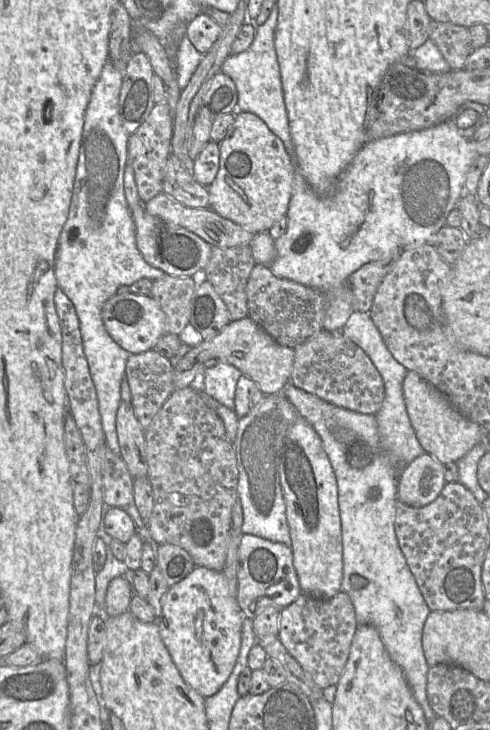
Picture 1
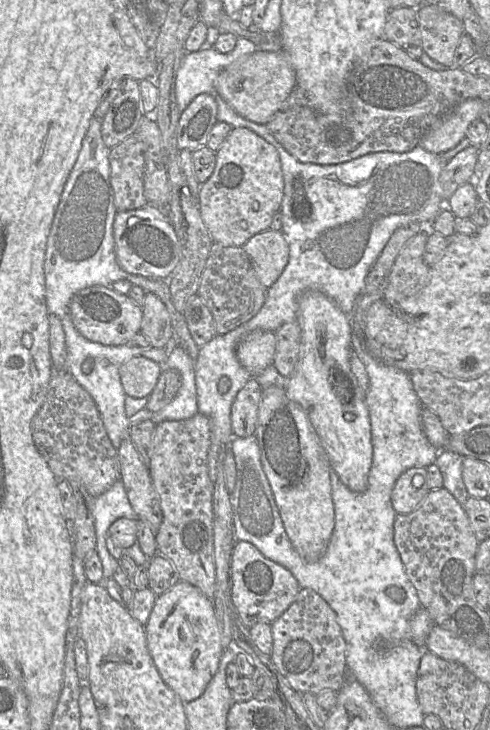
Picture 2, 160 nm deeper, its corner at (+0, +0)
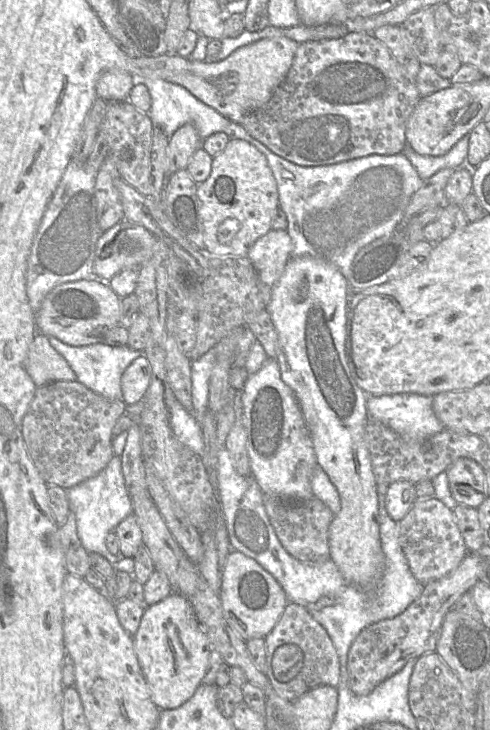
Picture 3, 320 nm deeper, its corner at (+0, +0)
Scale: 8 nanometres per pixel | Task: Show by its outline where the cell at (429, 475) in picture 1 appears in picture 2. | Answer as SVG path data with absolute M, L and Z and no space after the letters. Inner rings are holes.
M410 468L396 480L391 493L391 502L397 514L413 512L429 493L426 468Z

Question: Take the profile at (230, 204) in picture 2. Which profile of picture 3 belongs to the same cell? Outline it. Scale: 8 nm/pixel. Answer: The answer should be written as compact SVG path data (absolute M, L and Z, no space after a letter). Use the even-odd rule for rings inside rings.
M230 139L224 150L213 157L211 173L203 183L198 184L197 197L199 199L199 209L203 223L204 251L208 256L247 256L255 242L272 229L272 220L279 207L277 182L269 167L267 158L255 146L242 139Z

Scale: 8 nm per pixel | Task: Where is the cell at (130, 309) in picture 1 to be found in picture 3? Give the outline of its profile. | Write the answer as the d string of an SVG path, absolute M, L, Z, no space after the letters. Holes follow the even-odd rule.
M78 280L66 282L54 287L43 299L38 310L35 310L35 323L38 333L53 336L71 346L86 346L102 343L109 330L119 326L121 317L121 298L110 285L96 280Z

